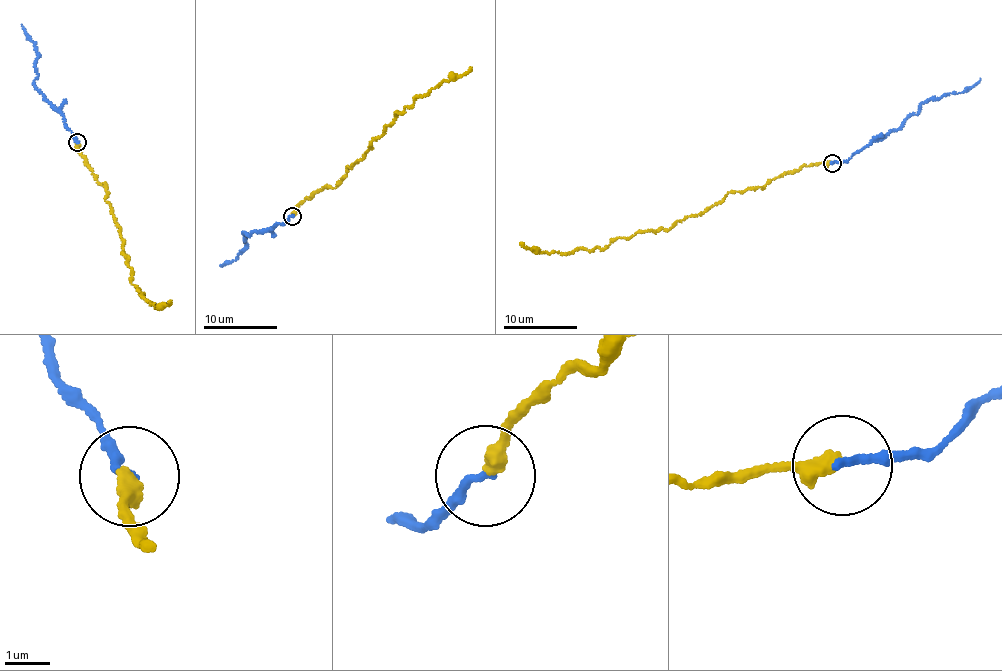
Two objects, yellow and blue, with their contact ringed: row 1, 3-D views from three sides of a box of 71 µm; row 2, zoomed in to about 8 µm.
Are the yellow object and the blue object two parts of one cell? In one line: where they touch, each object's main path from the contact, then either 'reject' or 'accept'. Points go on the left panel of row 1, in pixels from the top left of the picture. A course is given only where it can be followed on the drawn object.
at (77, 142); yellow runs (76, 143), (98, 183), (105, 186), (130, 277), (141, 297), (156, 307), (170, 301); blue runs (77, 142), (71, 130), (66, 129), (62, 114), (36, 89), (35, 65), (39, 56), (21, 24); accept

